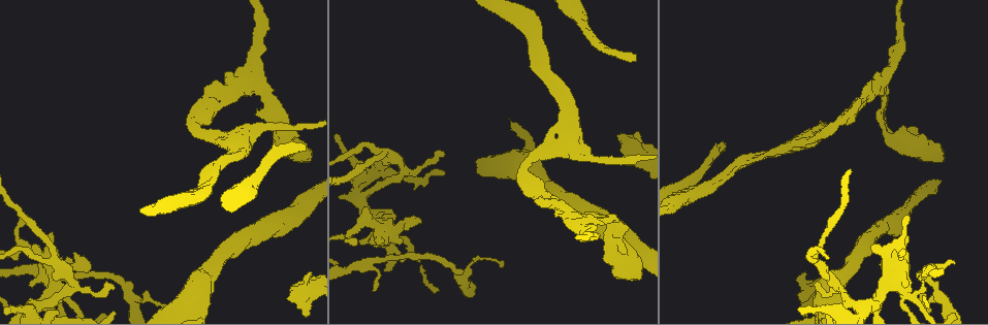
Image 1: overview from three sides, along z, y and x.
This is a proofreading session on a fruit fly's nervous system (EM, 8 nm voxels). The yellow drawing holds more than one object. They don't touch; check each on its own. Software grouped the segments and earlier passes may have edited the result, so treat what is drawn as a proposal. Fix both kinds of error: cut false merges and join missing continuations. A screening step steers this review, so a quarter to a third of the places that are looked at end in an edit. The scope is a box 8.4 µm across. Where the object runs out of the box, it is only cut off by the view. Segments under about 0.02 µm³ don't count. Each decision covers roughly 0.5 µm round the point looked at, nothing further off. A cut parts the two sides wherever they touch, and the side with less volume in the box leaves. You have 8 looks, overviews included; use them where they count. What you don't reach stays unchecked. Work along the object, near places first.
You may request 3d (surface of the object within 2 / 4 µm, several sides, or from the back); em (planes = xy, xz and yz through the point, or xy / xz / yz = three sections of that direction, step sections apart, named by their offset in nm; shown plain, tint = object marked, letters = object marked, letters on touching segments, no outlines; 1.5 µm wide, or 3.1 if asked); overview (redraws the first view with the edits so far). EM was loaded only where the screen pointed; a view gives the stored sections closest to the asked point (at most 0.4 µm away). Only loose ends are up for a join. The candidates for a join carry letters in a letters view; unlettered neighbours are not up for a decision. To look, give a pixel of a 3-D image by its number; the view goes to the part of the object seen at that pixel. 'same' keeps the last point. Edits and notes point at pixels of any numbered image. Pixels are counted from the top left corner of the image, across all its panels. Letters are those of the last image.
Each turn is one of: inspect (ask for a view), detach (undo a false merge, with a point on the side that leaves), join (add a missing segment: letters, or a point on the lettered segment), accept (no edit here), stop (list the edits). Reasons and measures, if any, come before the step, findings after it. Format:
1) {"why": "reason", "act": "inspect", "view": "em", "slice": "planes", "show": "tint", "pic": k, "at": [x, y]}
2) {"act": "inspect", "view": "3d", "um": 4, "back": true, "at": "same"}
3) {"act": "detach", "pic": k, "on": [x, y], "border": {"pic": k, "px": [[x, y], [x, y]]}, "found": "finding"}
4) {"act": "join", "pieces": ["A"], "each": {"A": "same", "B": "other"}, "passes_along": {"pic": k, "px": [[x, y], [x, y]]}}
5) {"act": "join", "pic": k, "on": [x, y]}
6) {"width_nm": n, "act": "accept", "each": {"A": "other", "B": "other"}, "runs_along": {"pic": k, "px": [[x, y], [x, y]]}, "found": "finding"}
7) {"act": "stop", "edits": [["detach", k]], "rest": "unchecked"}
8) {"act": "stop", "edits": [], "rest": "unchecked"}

{"why": "free end", "act": "inspect", "view": "3d", "um": 4, "pic": 1, "at": [304, 151]}

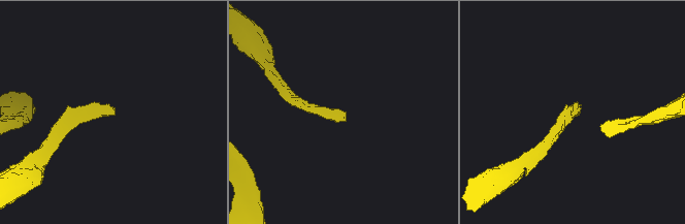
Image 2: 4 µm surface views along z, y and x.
{"act": "inspect", "view": "em", "slice": "planes", "show": "tint", "pic": 2, "at": [344, 114]}

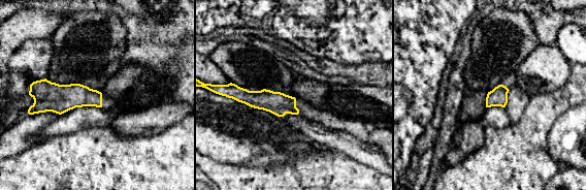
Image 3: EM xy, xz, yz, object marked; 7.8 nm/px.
{"act": "inspect", "view": "em", "slice": "planes", "show": "letters", "at": "same"}

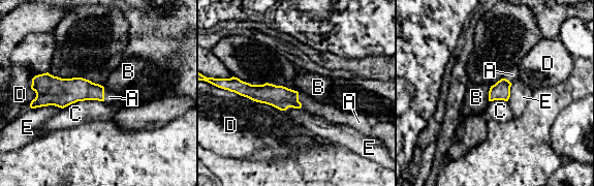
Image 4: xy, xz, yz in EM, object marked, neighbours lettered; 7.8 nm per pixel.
{"longest_contact_nm": ["D", 480], "act": "join", "pieces": ["A"], "each": {"A": "same", "B": "other", "C": "other", "D": "other", "E": "other"}, "passes_along": {"pic": 4, "px": [[72, 90], [103, 92], [110, 97]]}, "found": "it goes on there"}

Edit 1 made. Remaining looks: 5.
{"why": "an open end", "act": "inspect", "view": "em", "slice": "planes", "show": "letters", "pic": 1, "at": [405, 228]}

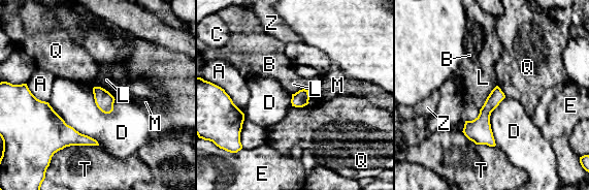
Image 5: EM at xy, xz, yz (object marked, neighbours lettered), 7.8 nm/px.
{"longest_contact_nm": ["D", 550], "act": "accept", "each": {"A": "other", "B": "other", "C": "other", "D": "other", "E": "other", "L": "other", "M": "other", "Q": "other", "T": "other", "Z": "other"}, "border": {"pic": 5, "px": [[47, 102], [67, 124], [99, 145]]}, "found": "no lettered segment goes on from it"}

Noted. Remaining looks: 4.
{"why": "calibre changes", "act": "inspect", "view": "3d", "um": 2, "back": true, "pic": 1, "at": [258, 129]}

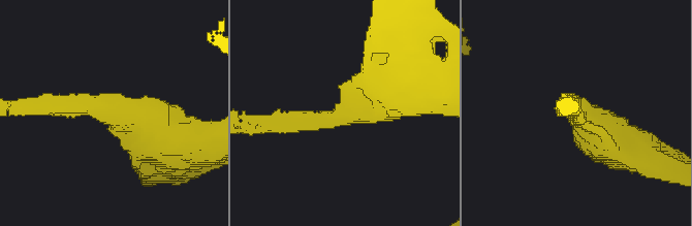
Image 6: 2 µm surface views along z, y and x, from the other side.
{"act": "inspect", "view": "em", "slice": "xz", "step": 4, "show": "tint", "pic": 6, "at": [340, 115]}

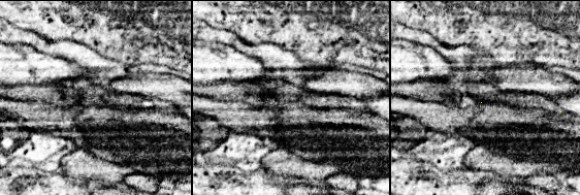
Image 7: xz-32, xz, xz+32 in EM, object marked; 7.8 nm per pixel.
{"act": "inspect", "view": "em", "slice": "planes", "show": "letters", "at": "same"}

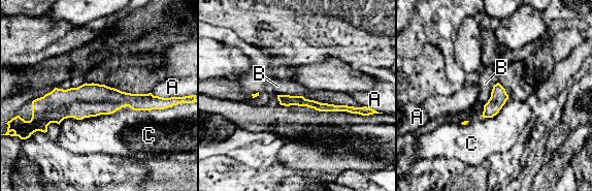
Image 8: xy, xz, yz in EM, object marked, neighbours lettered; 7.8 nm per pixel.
{"width_nm": 90, "act": "accept", "each": {"A": "other", "B": "other", "C": "other"}, "runs_along": {"pic": 8, "px": [[161, 100], [37, 103]]}, "found": "continuous, no second cell"}

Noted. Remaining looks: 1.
{"act": "stop", "edits": [["join", 4]], "rest": "unchecked"}

